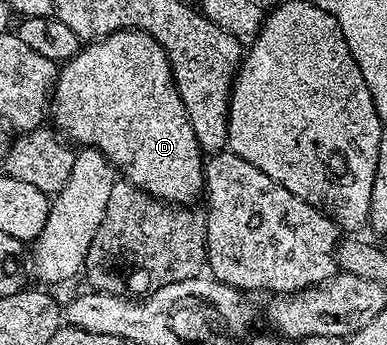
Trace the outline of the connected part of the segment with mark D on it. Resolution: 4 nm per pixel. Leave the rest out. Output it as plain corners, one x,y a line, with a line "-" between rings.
135,29
116,31
104,39
89,42
75,57
63,64
59,68
56,77
56,86
52,88
50,119
51,122
52,119
56,122
56,125
54,125
55,130
65,140
71,141
80,147
93,147
101,151
127,182
133,183
138,189
142,189
156,199
162,199
165,203
173,205
192,205
195,204
192,202
196,198
201,198
204,195
205,156
198,145
198,137
194,137
194,129
190,129
190,119
186,117
186,107
182,105
182,99
179,93
176,92
176,84
172,81
172,66
170,65
170,61
166,57
162,45
158,45
158,41
154,41
154,37
150,37
145,31
137,31

